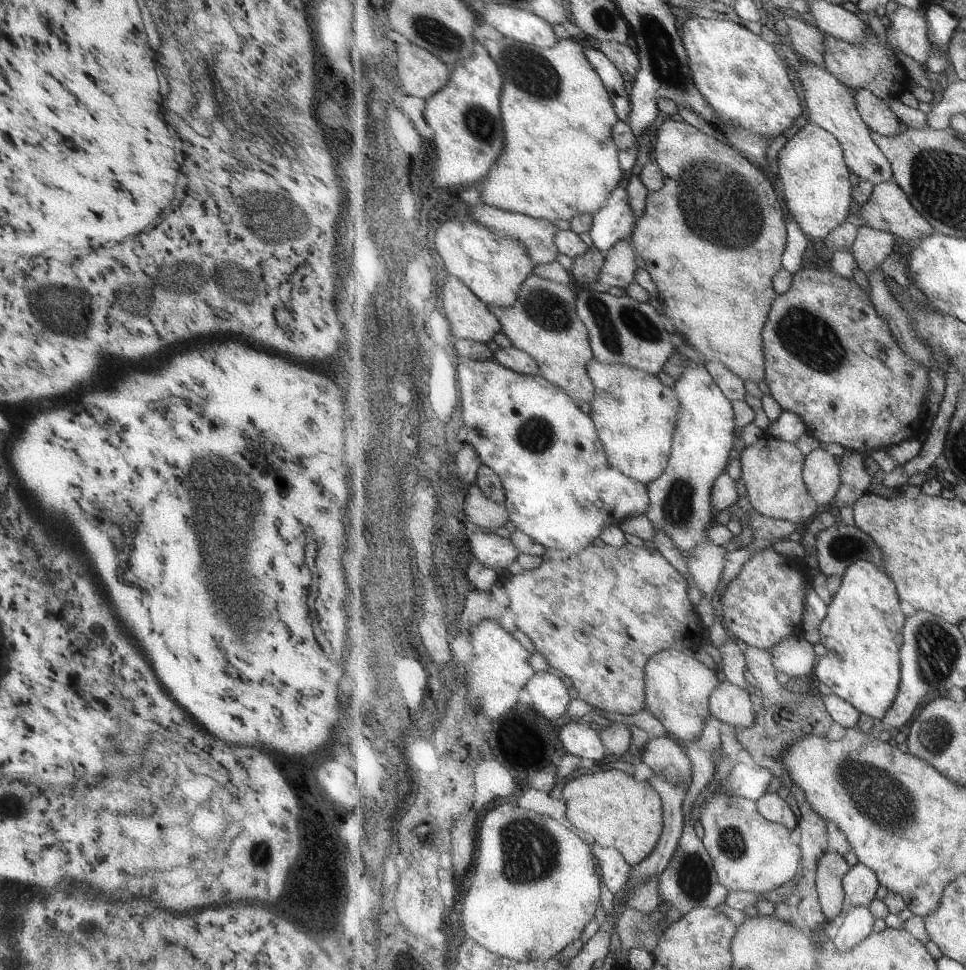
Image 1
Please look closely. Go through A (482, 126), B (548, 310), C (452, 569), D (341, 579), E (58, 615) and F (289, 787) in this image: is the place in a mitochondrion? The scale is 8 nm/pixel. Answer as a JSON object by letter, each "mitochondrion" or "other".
{"A":"mitochondrion","B":"mitochondrion","C":"mitochondrion","D":"other","E":"other","F":"other"}

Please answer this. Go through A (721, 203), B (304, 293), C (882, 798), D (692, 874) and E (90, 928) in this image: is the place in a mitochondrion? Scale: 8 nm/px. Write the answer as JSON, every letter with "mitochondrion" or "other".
{"A":"mitochondrion","B":"other","C":"mitochondrion","D":"mitochondrion","E":"other"}

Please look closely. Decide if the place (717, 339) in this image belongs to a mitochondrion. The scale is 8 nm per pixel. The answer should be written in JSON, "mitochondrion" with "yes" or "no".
{"mitochondrion":"no"}

